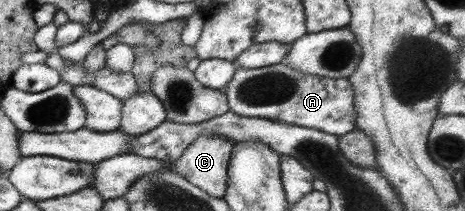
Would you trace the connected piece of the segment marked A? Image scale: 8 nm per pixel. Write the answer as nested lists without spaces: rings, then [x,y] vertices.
[[[283,62],[257,69],[235,66],[223,92],[228,111],[237,116],[282,122],[337,137],[354,130],[353,87],[349,85],[348,78],[303,75]]]

